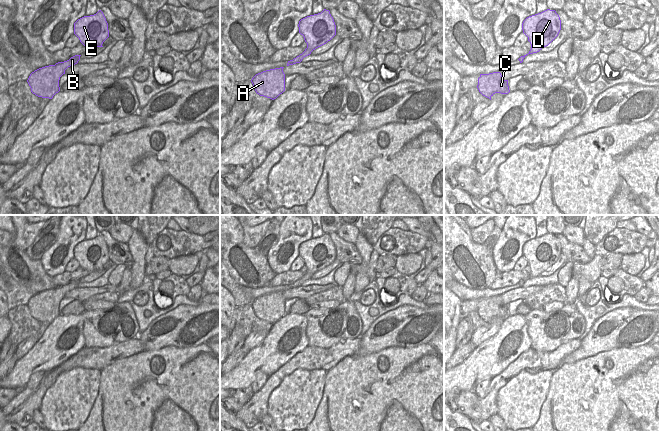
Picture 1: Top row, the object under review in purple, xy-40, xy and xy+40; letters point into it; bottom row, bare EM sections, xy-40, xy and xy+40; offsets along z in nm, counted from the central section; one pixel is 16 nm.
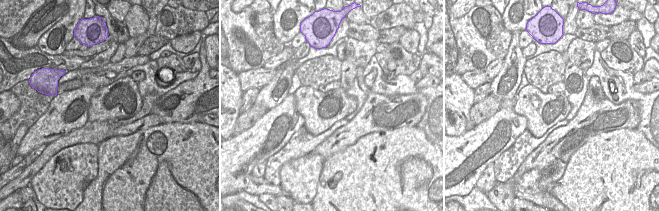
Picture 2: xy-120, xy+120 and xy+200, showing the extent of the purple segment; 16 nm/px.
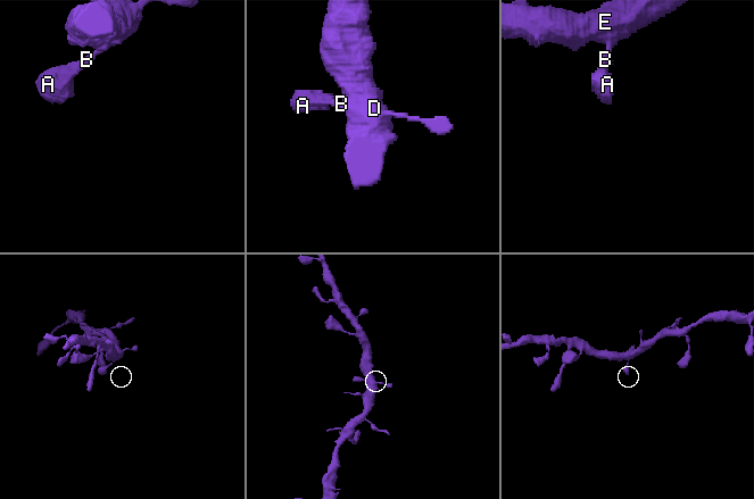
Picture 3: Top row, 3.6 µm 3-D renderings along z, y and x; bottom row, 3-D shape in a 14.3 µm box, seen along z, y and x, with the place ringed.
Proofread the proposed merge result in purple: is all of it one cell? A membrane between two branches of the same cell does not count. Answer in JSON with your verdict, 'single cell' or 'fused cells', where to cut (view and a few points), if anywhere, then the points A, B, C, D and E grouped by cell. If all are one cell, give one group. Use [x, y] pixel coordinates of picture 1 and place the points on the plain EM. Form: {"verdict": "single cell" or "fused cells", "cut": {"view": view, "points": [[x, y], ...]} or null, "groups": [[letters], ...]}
{"verdict": "single cell", "cut": null, "groups": [["A", "B", "C", "D", "E"]]}

